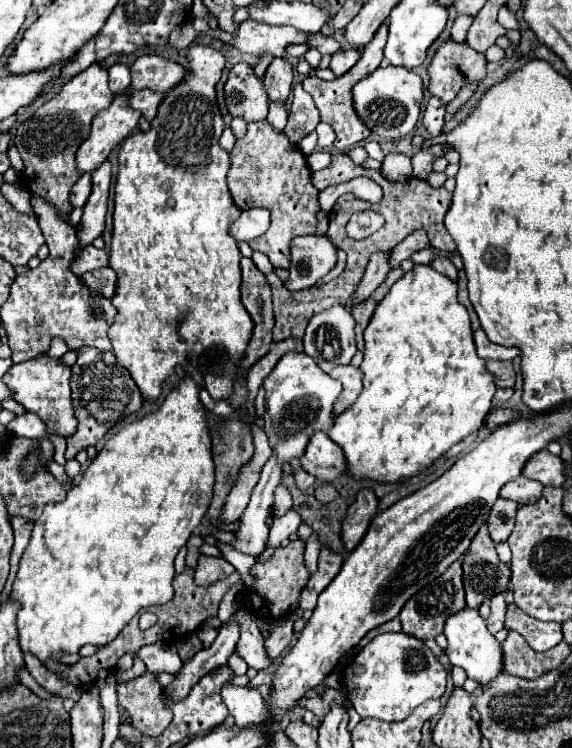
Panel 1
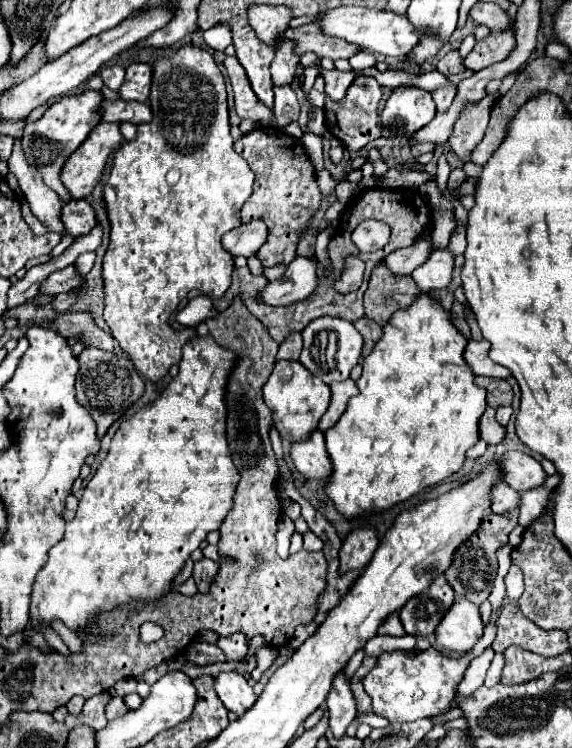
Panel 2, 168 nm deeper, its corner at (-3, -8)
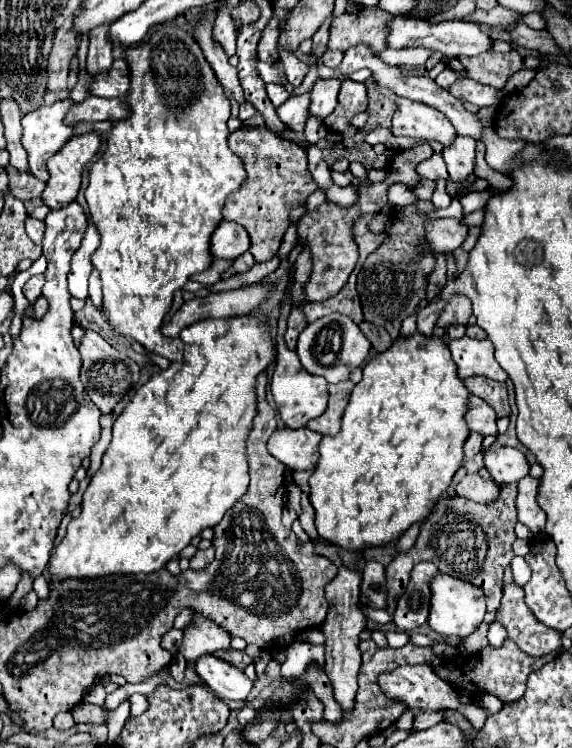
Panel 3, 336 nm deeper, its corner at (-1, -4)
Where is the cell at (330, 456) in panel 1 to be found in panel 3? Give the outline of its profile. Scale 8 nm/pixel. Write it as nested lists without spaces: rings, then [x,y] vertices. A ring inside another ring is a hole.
[[[280,428],[268,440],[268,452],[290,470],[314,470],[318,464],[318,444],[322,434],[310,428]]]

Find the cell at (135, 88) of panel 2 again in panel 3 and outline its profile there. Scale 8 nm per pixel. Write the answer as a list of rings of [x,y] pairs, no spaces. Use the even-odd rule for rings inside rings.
[[[114,60],[108,74],[98,74],[92,84],[92,94],[102,98],[126,98],[130,90],[130,68],[126,60]]]

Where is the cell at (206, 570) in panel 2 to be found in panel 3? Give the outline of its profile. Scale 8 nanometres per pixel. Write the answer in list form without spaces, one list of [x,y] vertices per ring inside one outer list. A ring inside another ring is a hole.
[[[214,548],[198,550],[198,552],[194,554],[194,558],[190,560],[190,568],[192,568],[192,570],[202,570],[202,568],[206,568],[212,560],[214,560]]]

